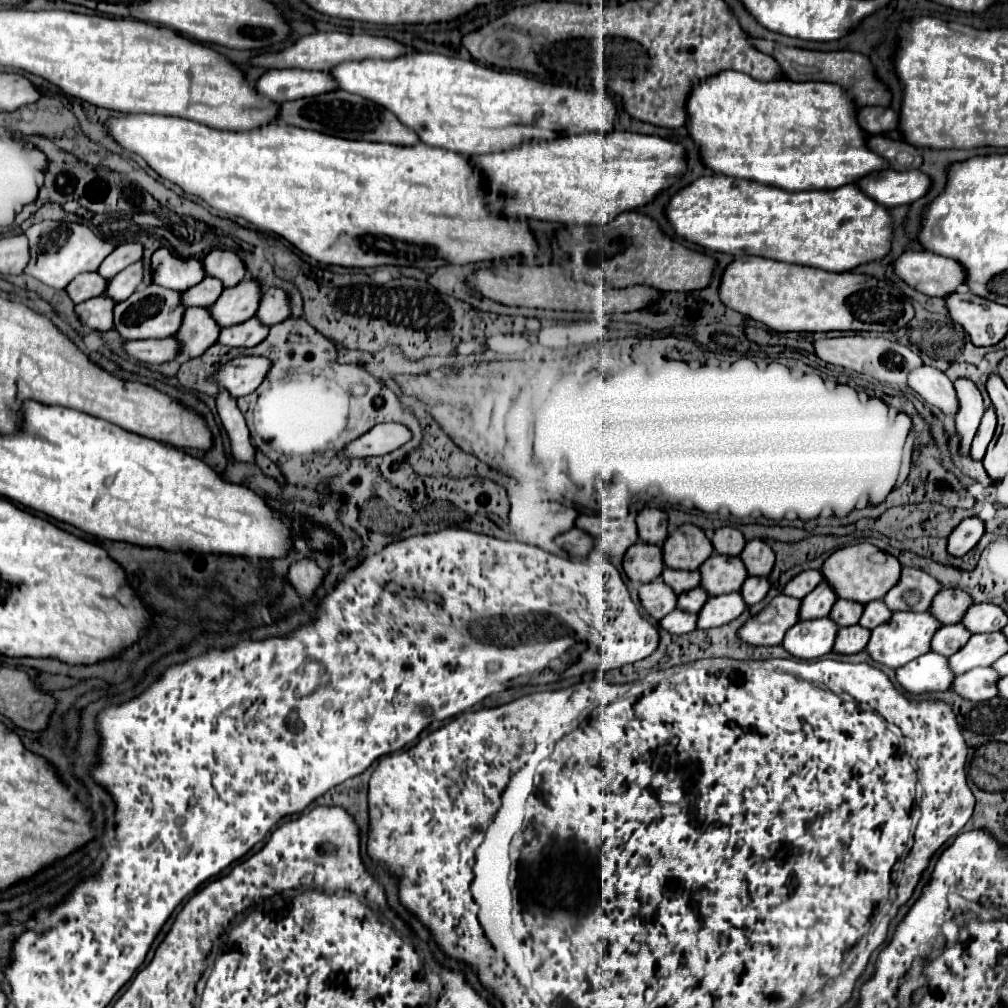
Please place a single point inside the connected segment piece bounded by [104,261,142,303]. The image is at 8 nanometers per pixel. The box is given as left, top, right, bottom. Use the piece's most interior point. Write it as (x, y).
(124, 283)

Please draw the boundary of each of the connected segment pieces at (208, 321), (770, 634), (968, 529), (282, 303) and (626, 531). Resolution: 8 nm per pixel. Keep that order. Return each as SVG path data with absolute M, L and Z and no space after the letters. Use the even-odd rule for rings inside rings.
M192 307L186 309L182 325L176 331L174 339L178 341L180 355L192 359L192 357L200 357L210 345L214 345L218 333L220 327L212 321L212 317L208 317L208 309Z
M776 595L760 613L750 617L740 629L738 637L748 645L780 645L784 633L798 623L800 599Z
M978 515L964 519L948 537L948 553L954 557L962 557L968 553L984 535L984 521Z
M270 287L268 291L264 291L260 297L260 307L258 307L254 317L264 327L274 327L274 325L286 321L286 317L290 317L286 293L282 289L276 289L276 287Z
M610 521L610 529L604 535L596 537L596 549L608 557L622 557L630 545L638 541L634 521Z

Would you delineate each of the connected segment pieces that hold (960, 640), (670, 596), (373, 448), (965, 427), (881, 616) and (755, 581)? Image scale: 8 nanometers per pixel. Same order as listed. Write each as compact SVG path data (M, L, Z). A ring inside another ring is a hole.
M956 623L956 625L944 625L932 637L932 651L940 653L944 657L950 657L960 647L966 645L966 641L968 641L970 635L972 633L968 633L964 629L964 625L960 625L960 623Z
M660 577L650 583L640 585L638 597L640 597L640 603L646 609L646 613L656 621L660 621L670 611L676 609L676 593L672 593L672 589L668 589L668 585L664 585L664 581L660 581Z
M380 423L368 433L350 441L340 457L342 459L364 459L372 455L386 455L410 439L410 431L400 423Z
M956 379L954 385L960 397L960 415L956 415L956 433L960 437L958 453L966 455L976 435L976 429L984 417L986 407L978 387L970 379Z
M870 601L868 605L864 605L864 613L858 621L858 625L866 627L866 629L874 629L876 625L884 625L890 619L890 609L886 609L886 605L882 601Z
M748 577L744 581L744 585L740 587L740 595L746 605L754 605L754 603L762 601L762 597L768 593L768 589L770 589L770 583L766 577Z

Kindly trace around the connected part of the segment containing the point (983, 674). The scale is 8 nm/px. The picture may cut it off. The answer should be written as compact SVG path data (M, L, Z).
M972 669L964 675L954 677L950 691L968 701L988 701L996 697L996 681L998 673L994 669Z

